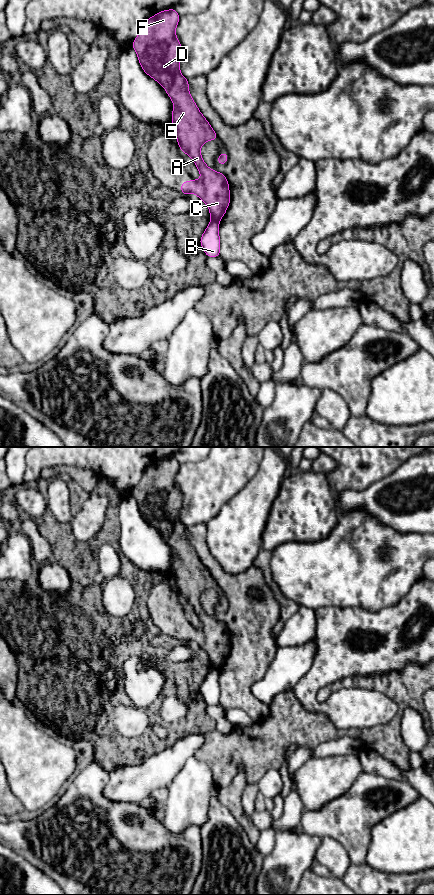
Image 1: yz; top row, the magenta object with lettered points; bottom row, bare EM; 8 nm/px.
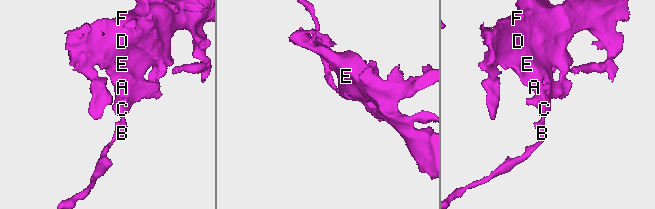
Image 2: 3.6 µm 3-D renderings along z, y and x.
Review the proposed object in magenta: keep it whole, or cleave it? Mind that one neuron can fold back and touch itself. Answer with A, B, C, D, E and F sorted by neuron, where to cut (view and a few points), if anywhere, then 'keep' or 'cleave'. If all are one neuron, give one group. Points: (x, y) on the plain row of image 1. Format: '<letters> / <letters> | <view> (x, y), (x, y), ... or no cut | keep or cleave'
A C D E F / B | yz (212, 666), (218, 669) | cleave

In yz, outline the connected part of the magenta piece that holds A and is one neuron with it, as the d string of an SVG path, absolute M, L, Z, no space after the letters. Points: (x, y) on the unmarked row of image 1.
M174 456L149 465L132 495L143 519L165 536L173 549L170 575L176 579L182 601L192 606L201 622L199 628L182 630L181 642L196 642L208 654L211 666L220 669L230 652L229 632L223 621L205 612L200 601L206 589L218 585L192 547L189 528L180 520L183 496L175 481L179 466Z

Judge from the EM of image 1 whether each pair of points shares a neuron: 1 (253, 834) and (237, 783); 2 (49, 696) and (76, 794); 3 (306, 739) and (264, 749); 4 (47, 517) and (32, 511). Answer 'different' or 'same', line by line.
1: same
2: different
3: same
4: same

